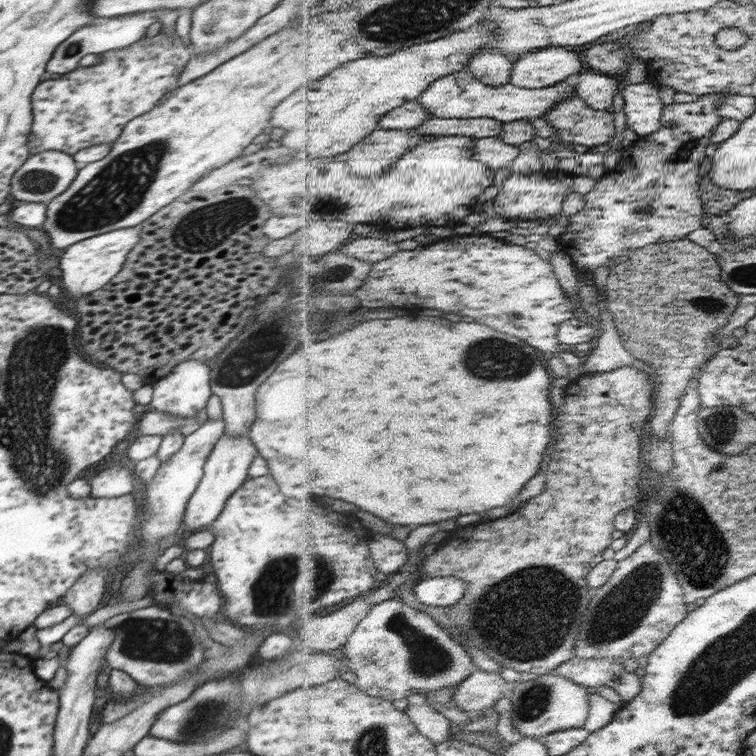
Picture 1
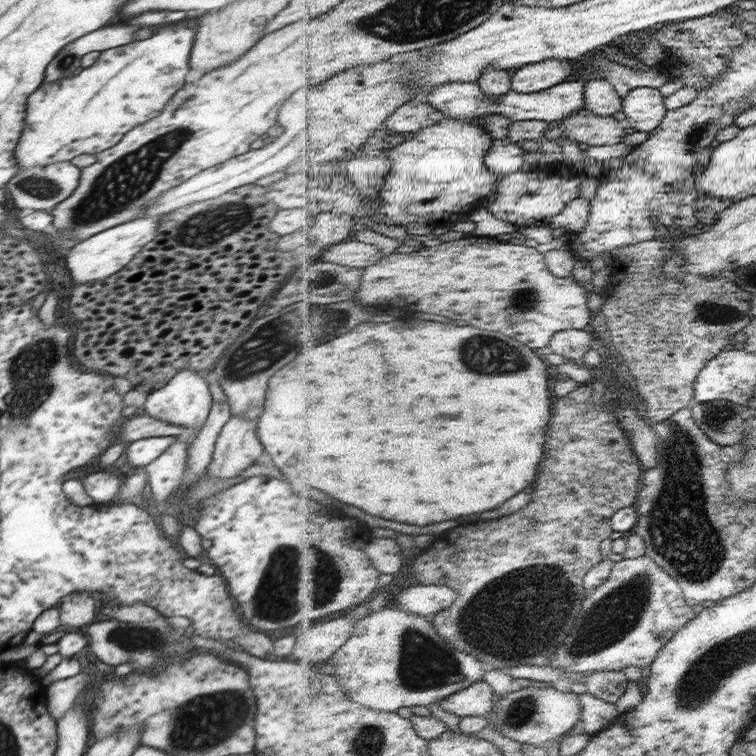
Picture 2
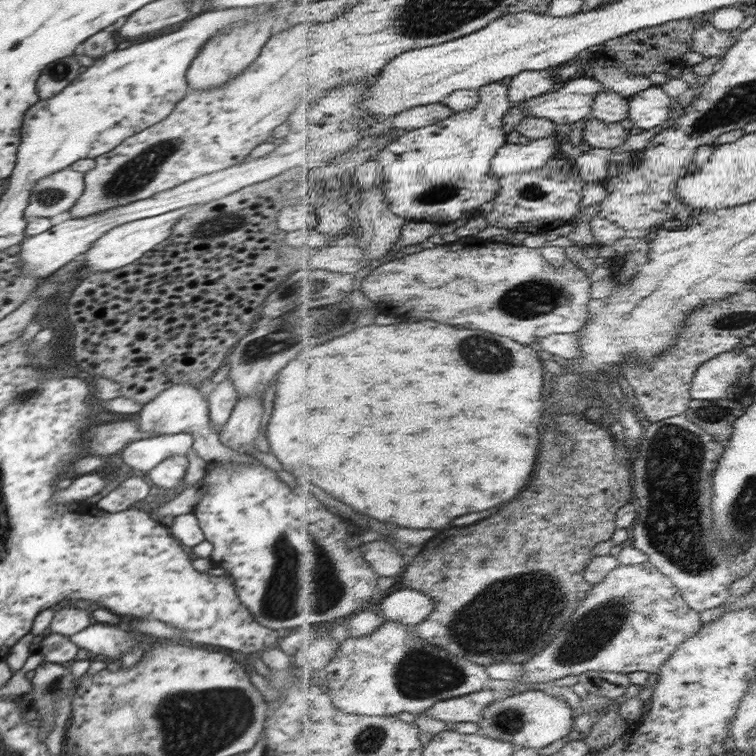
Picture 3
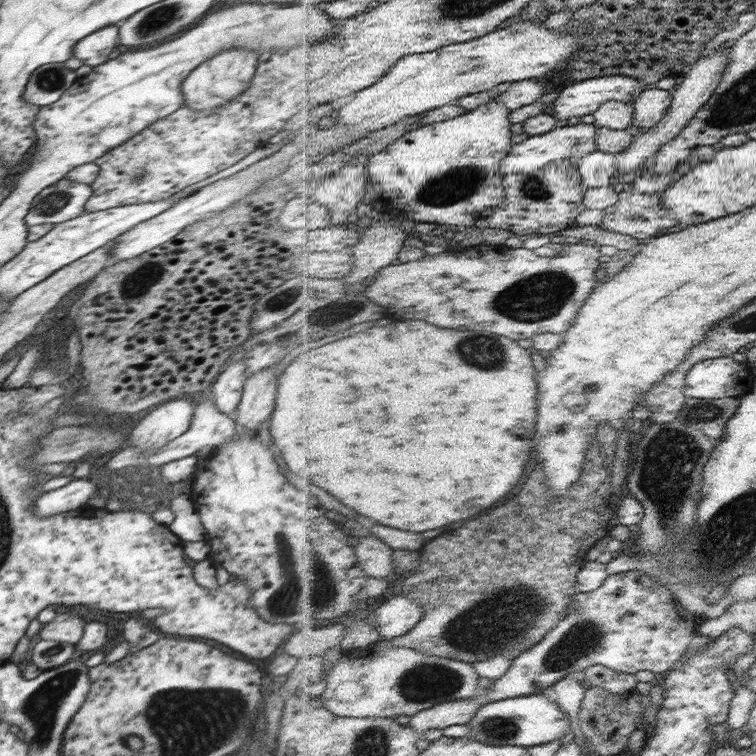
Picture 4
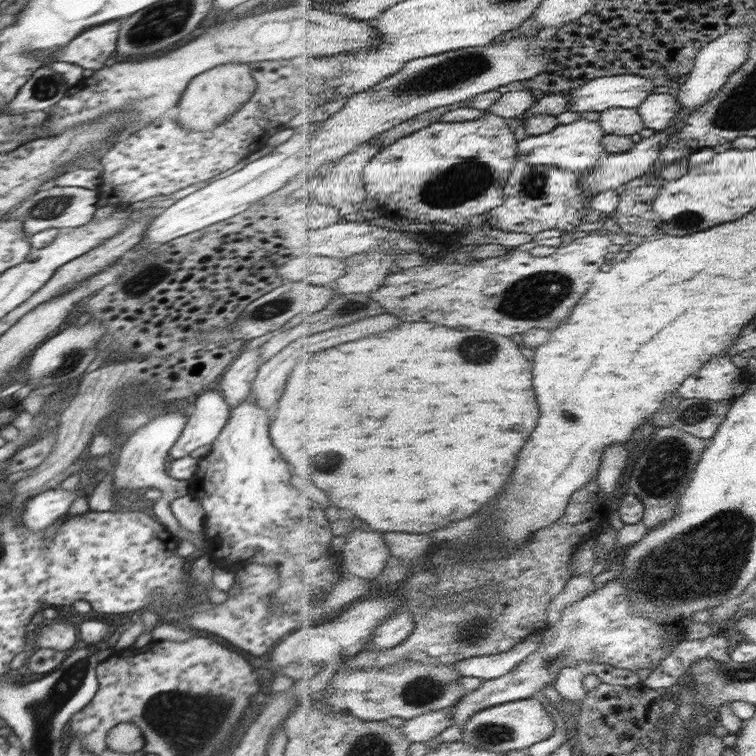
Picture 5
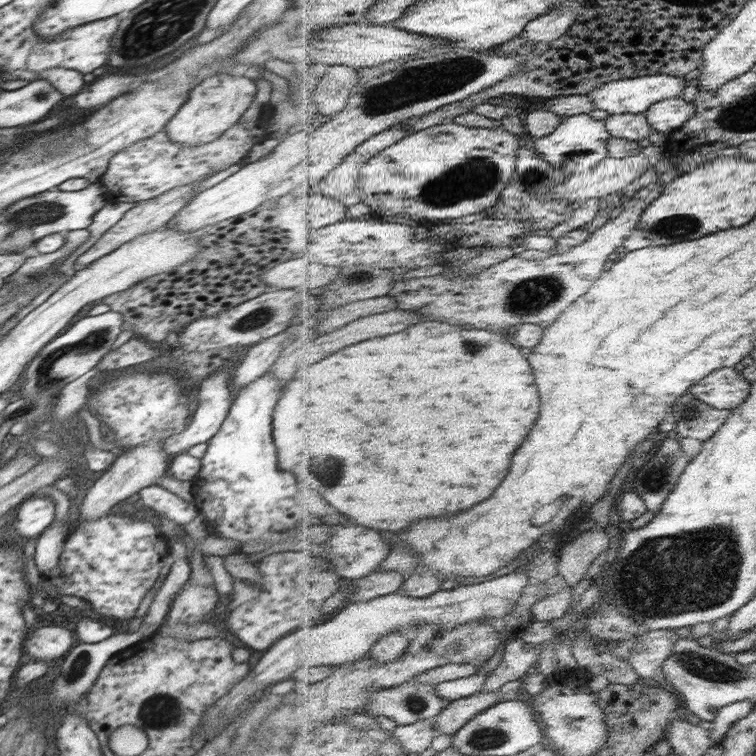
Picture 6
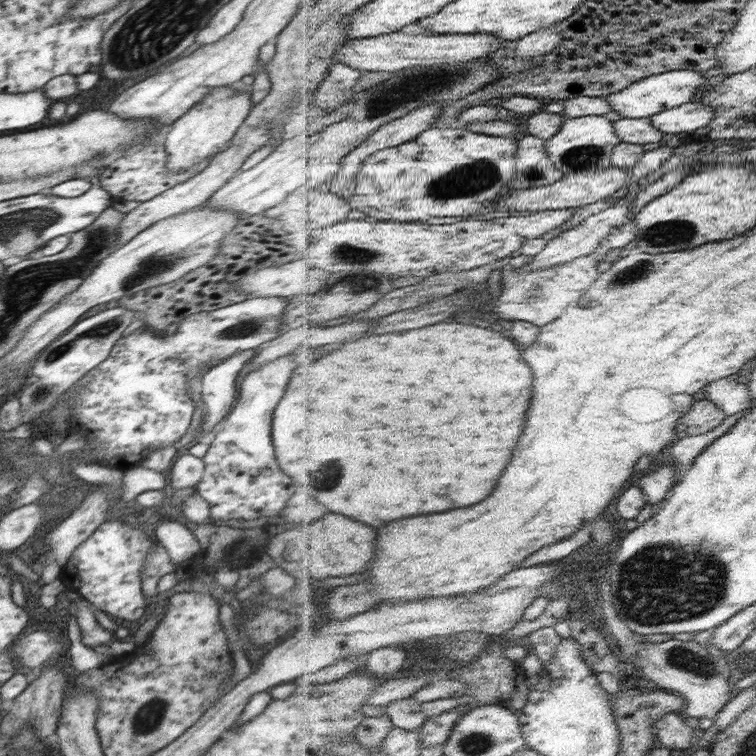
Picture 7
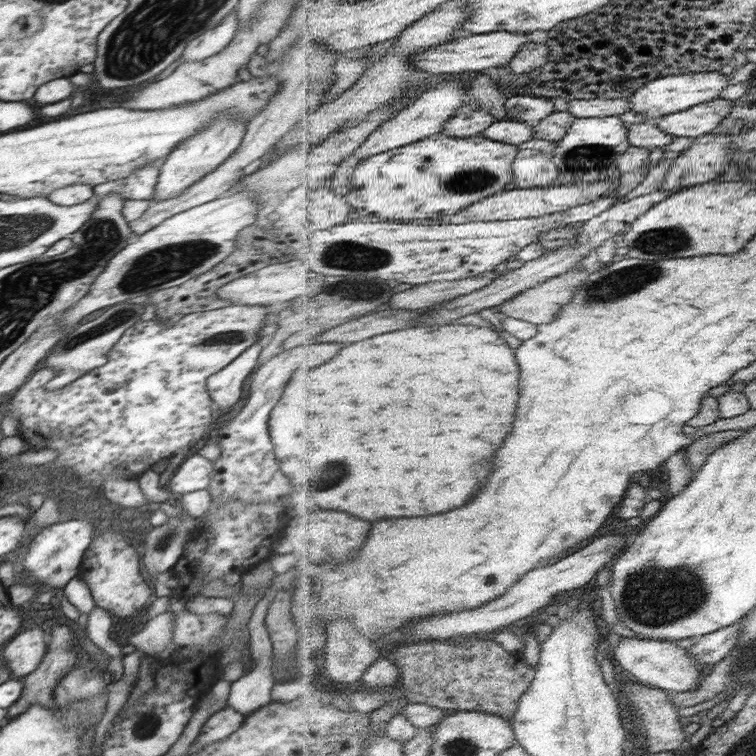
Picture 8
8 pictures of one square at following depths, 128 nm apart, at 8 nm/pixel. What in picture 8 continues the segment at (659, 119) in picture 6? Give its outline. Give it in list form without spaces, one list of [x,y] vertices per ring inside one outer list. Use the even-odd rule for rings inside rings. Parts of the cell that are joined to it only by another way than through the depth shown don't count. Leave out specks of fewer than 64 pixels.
[[[720,97],[682,112],[663,116],[658,124],[675,136],[691,136],[697,139],[714,132],[730,116],[732,109],[734,101]]]

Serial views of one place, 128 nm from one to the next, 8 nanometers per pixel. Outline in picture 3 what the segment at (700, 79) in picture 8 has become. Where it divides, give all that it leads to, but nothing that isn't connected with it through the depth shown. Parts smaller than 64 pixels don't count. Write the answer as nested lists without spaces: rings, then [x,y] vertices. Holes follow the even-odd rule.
[[[571,78],[564,87],[522,102],[528,117],[548,117],[559,124],[576,124],[594,112],[598,93],[606,89],[596,78]]]

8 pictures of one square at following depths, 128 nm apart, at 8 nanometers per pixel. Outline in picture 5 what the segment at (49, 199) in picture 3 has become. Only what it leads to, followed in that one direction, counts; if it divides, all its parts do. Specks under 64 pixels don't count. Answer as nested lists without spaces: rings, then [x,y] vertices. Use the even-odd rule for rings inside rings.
[[[49,185],[38,191],[30,198],[22,201],[13,208],[4,218],[13,218],[23,222],[23,230],[28,237],[47,230],[48,228],[78,228],[93,220],[99,201],[98,190],[72,186]],[[44,198],[66,198],[68,206],[62,210],[62,214],[54,218],[34,218],[30,210]]]

